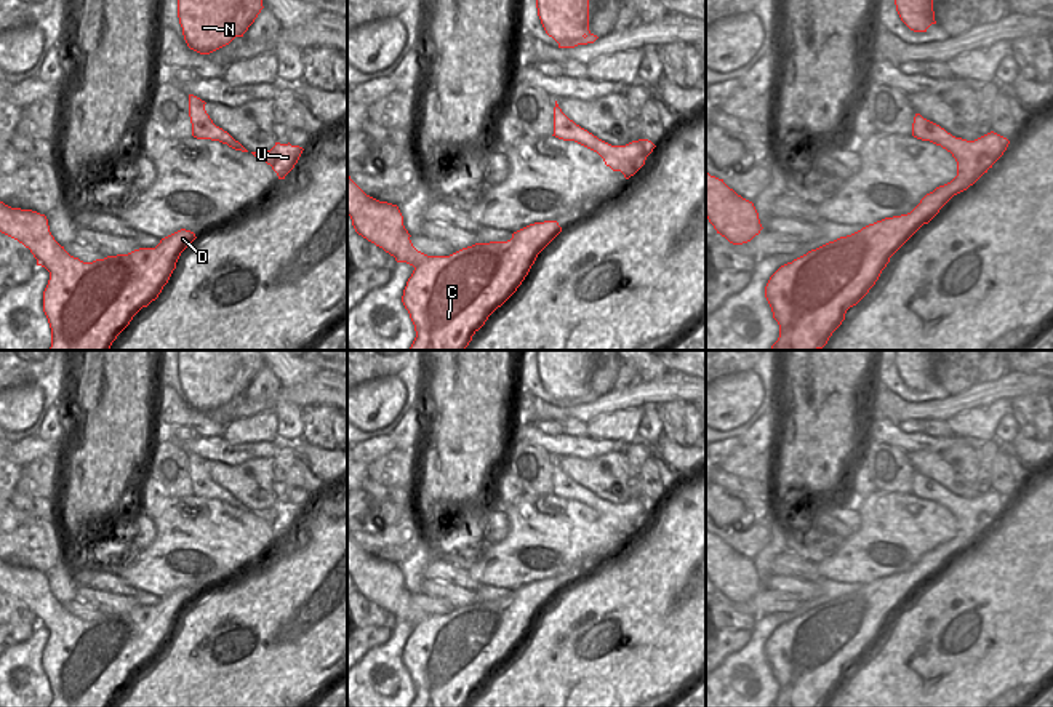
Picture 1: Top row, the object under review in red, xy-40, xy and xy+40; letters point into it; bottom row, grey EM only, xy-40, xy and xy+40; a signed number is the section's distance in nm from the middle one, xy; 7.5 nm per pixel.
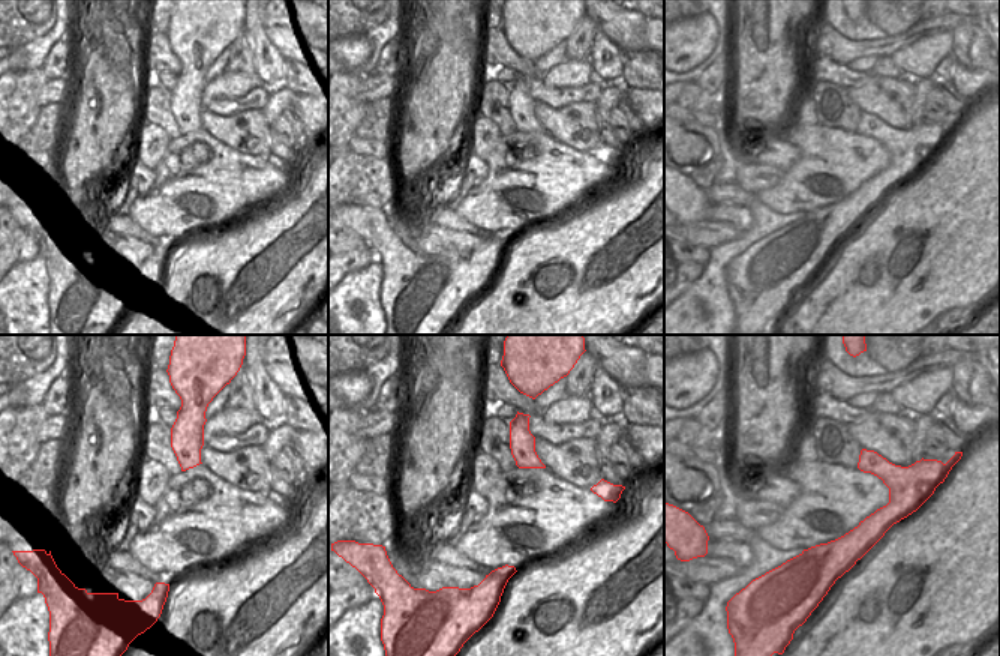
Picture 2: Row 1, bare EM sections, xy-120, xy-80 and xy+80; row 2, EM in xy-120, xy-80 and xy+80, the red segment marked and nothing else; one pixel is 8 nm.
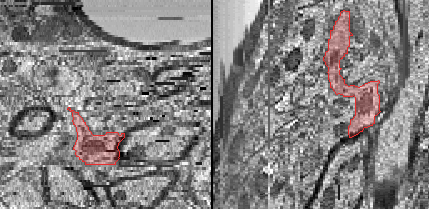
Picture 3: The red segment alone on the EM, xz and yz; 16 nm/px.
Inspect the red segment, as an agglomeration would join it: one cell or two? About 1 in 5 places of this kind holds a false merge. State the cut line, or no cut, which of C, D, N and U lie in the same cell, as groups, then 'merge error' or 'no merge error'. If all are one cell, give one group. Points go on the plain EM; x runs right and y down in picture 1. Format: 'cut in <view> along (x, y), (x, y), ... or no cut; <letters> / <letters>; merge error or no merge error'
no cut; C D N U; no merge error

